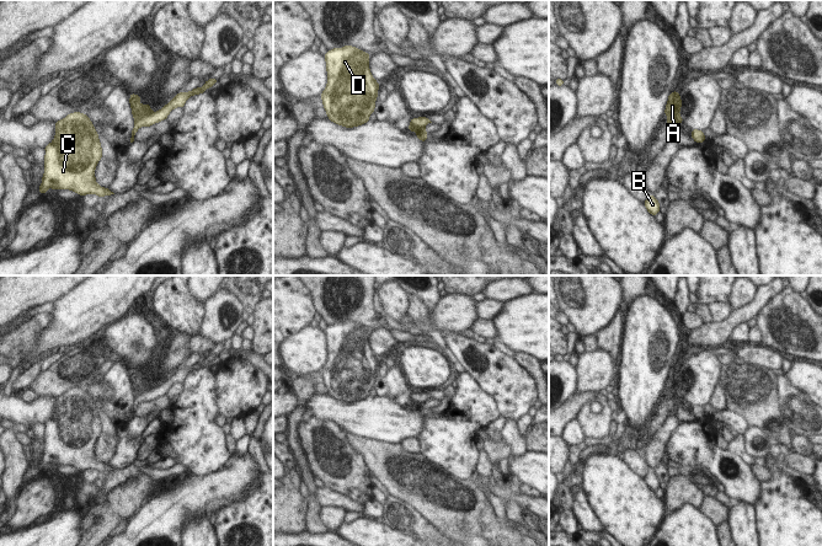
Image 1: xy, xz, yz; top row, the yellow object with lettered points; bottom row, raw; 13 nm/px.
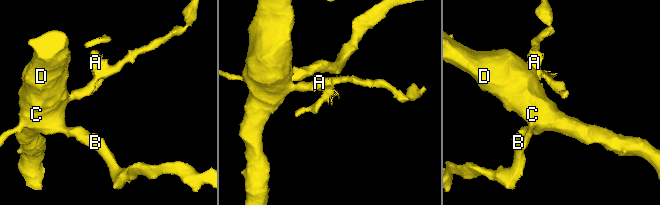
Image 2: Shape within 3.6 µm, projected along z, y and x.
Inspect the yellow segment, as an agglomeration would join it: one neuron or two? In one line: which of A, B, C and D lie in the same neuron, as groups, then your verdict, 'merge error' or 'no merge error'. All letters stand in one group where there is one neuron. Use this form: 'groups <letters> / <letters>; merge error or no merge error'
groups A B C D; no merge error

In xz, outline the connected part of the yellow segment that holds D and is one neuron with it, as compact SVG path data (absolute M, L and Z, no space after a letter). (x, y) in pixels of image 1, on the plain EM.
M345 321L324 332L327 360L321 374L329 395L346 403L367 398L380 360L369 346L369 328Z

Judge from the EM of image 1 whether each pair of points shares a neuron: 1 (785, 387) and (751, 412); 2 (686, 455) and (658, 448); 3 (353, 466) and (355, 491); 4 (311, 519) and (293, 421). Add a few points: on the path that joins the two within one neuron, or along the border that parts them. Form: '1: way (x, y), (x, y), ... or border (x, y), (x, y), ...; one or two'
1: border (775, 375), (779, 410), (785, 421); two
2: border (679, 424), (670, 437), (665, 449); two
3: way (353, 472), (355, 485); one
4: way (311, 494), (309, 478), (294, 445); one

